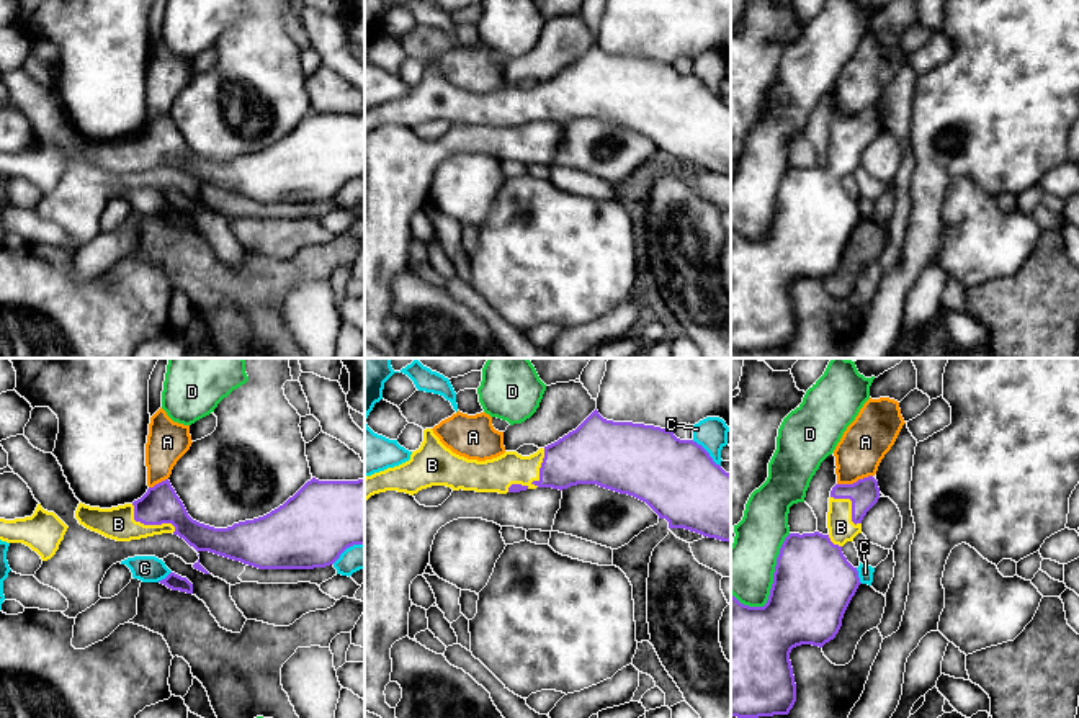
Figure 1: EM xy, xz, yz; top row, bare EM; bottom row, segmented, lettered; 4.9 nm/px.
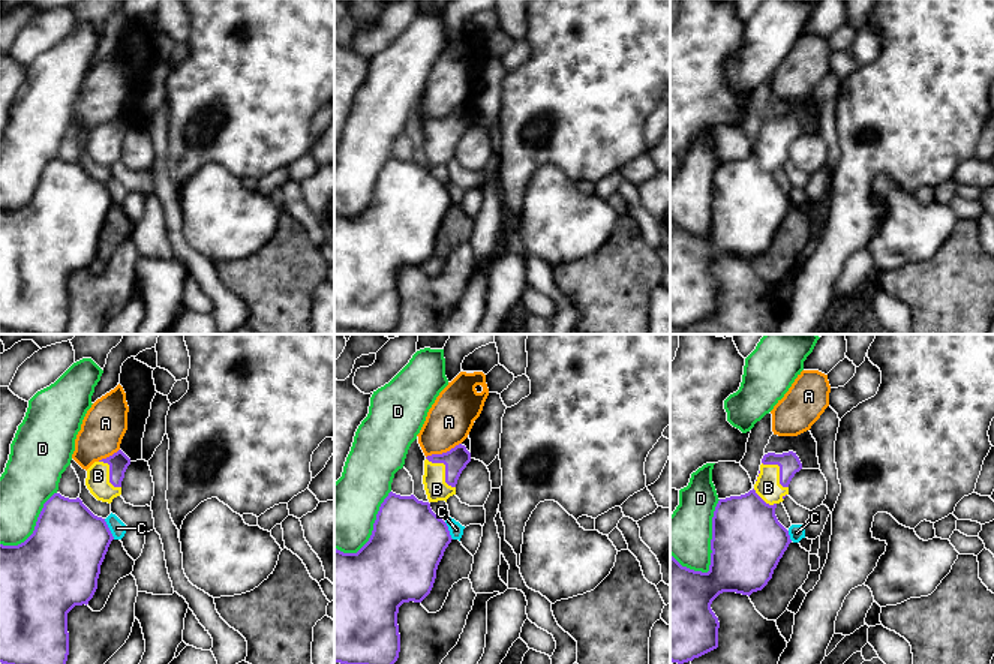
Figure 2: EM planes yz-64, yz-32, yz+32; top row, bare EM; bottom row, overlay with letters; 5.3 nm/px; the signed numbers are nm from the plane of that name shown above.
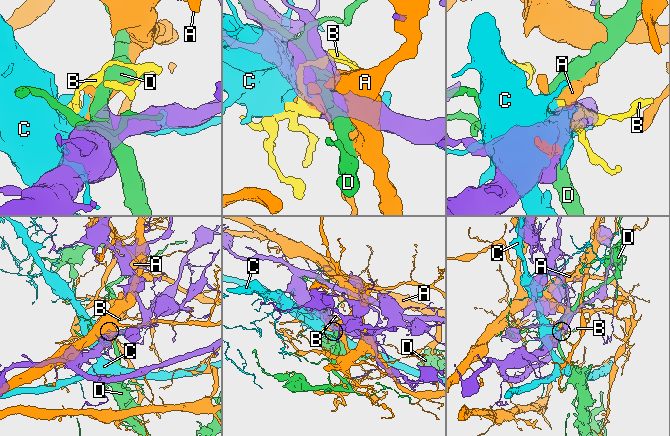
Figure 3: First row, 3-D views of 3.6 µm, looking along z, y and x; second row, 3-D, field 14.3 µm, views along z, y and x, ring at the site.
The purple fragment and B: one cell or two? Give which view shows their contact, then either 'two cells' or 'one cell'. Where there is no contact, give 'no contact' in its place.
contact in xy; one cell

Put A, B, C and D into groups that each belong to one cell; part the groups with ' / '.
A / B / C / D

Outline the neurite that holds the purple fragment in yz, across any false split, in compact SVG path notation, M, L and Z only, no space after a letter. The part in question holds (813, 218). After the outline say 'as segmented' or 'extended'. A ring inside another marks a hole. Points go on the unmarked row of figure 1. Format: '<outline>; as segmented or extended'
M873 110L853 118L835 118L829 131L829 167L790 167L785 172L767 237L749 240L731 227L731 350L790 347L796 335L790 286L801 278L822 281L839 267L844 247L862 218L842 180L862 167L862 154L878 132L880 121Z; extended

